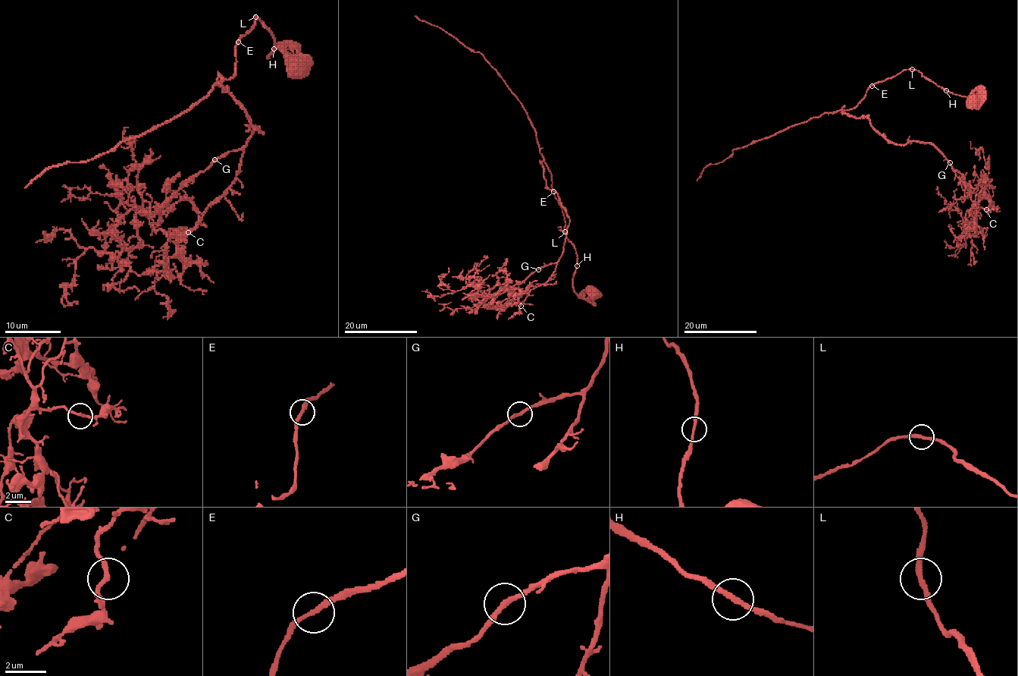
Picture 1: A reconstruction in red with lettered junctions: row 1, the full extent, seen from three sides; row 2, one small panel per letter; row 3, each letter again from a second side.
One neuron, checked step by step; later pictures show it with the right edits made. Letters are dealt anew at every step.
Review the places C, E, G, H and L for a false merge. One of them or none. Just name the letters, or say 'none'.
none

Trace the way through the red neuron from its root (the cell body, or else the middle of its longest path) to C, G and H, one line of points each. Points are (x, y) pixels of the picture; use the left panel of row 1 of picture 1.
C: (302, 67), (278, 48), (268, 58), (275, 39), (255, 17), (234, 74), (217, 80), (262, 131), (188, 232)
G: (302, 67), (278, 48), (268, 58), (275, 39), (255, 17), (234, 74), (217, 80), (262, 131), (214, 159)
H: (302, 67), (303, 64), (299, 60), (286, 57), (278, 48), (274, 50), (268, 58), (274, 48)

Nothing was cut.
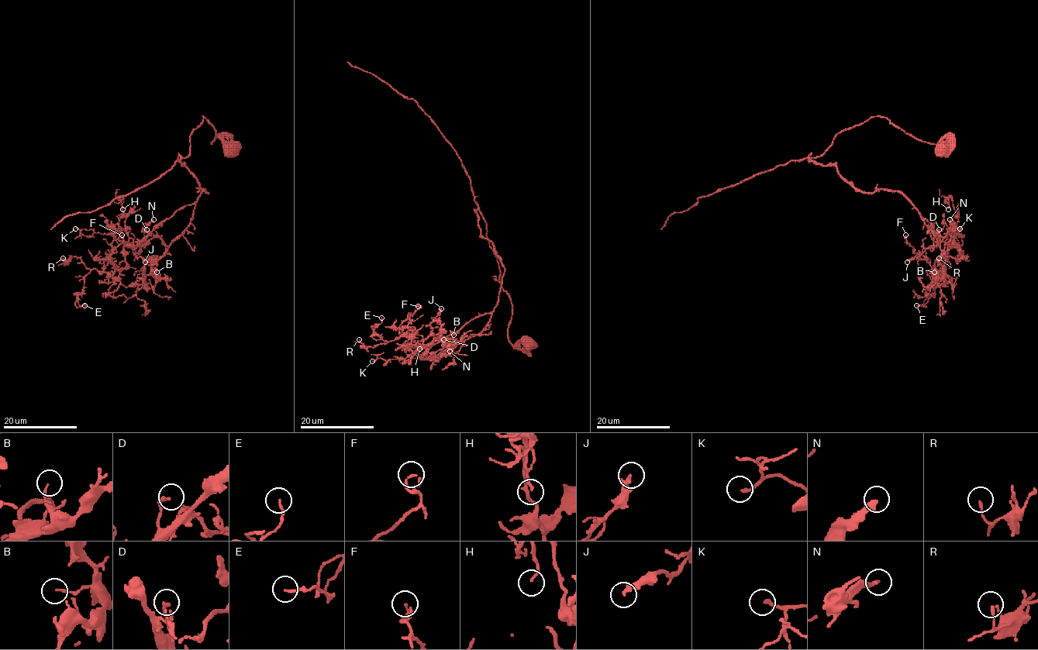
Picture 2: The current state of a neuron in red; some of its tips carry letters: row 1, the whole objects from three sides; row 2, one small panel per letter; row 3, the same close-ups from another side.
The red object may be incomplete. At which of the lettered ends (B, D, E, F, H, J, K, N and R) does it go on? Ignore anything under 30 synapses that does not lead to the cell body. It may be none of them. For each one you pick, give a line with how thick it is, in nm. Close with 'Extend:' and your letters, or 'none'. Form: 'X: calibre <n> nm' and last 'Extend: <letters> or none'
Extend: none

